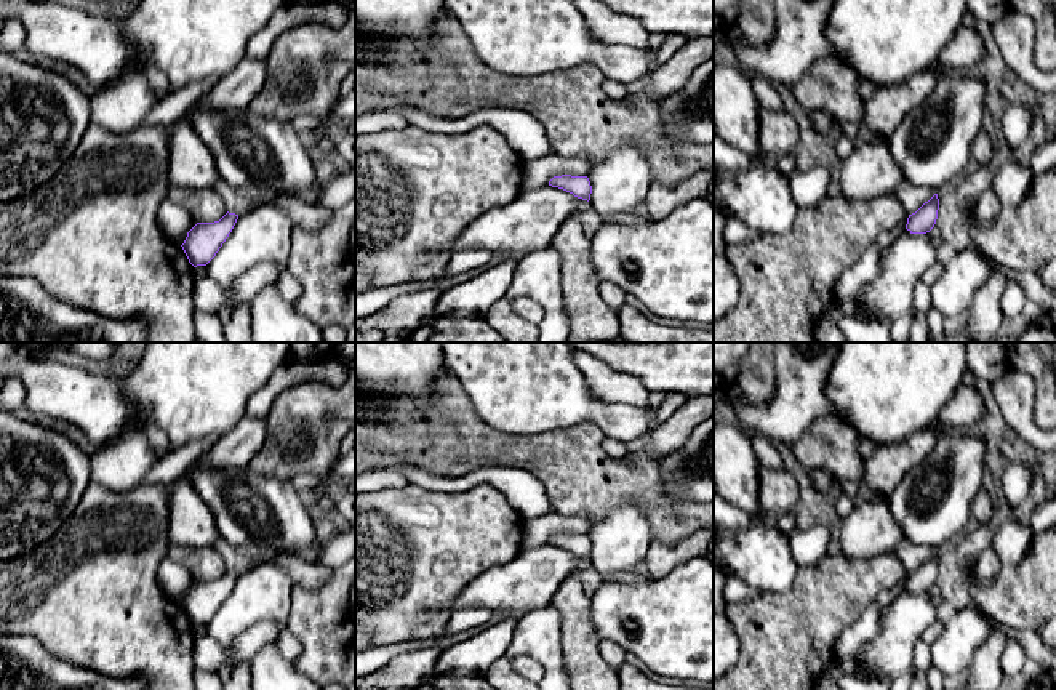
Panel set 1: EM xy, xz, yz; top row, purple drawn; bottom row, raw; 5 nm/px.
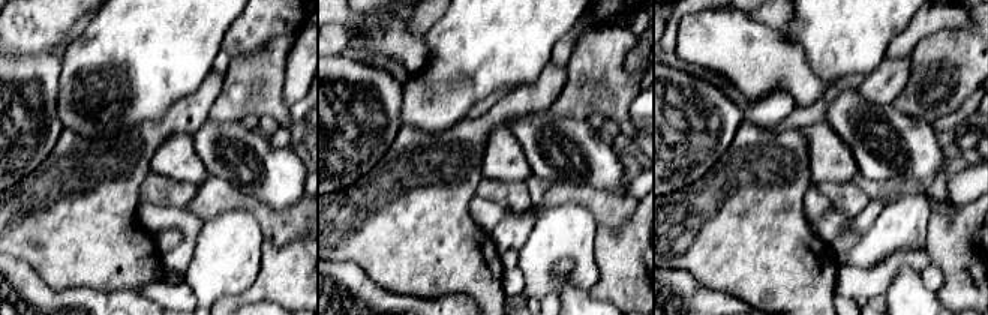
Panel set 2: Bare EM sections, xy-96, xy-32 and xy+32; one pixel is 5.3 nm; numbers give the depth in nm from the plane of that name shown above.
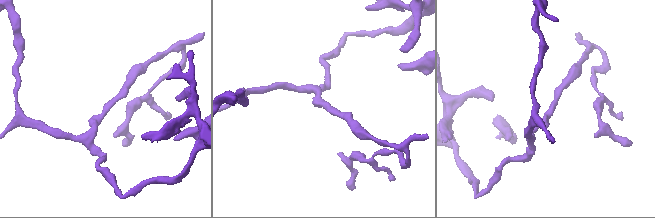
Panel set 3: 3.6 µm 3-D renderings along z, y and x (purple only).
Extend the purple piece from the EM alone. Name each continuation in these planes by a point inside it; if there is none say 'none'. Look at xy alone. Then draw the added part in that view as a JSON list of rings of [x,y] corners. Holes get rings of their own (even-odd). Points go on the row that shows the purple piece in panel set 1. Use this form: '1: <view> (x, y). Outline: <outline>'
none

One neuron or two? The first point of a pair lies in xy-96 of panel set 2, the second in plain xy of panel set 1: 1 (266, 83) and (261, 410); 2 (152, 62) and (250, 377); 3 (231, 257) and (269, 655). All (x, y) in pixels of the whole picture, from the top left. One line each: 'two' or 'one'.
1: two
2: one
3: two

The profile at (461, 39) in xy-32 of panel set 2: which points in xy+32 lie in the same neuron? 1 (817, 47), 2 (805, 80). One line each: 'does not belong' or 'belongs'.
1: belongs
2: does not belong

